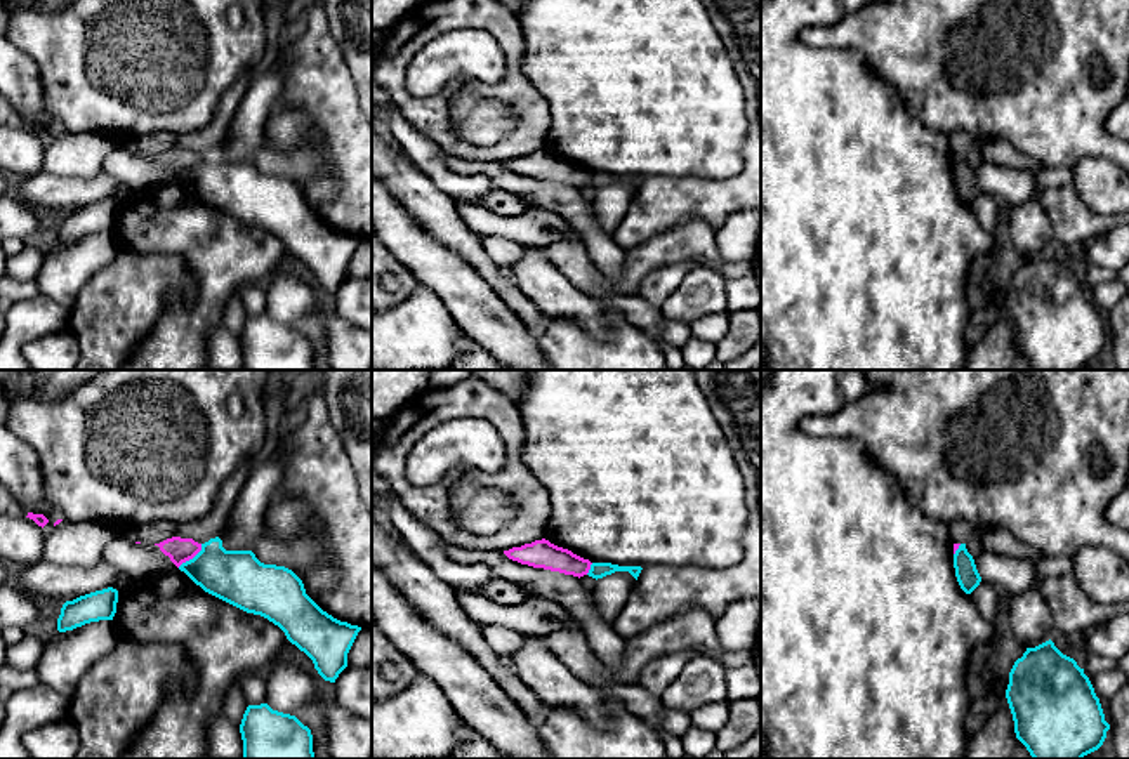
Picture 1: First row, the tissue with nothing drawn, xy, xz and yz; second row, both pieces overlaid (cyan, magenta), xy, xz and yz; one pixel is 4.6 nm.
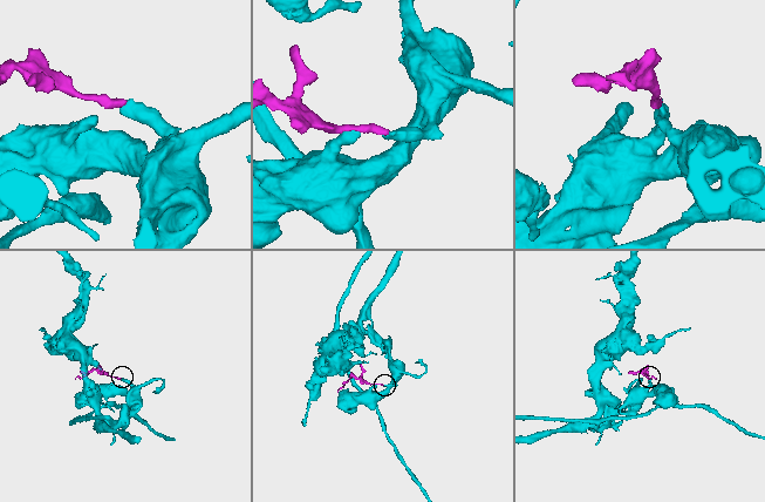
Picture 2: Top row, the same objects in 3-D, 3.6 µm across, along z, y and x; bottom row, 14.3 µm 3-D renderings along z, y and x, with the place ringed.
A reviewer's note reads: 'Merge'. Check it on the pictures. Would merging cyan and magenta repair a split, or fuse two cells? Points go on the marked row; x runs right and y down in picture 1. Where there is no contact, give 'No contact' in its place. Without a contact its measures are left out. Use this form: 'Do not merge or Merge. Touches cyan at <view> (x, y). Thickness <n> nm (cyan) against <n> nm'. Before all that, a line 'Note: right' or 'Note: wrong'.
Note: wrong
Do not merge. Touches cyan at xy (193, 558). Thickness 260 nm (cyan) against 120 nm

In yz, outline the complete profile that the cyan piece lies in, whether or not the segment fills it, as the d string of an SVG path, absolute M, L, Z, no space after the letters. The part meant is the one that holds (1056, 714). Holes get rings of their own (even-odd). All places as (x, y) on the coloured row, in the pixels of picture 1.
M1051 639L1014 662L1006 698L1016 738L1033 759L1082 759L1110 729L1084 669Z

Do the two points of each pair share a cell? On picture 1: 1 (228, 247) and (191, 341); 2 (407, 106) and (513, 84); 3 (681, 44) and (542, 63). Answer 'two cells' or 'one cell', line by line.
1: one cell
2: one cell
3: one cell

